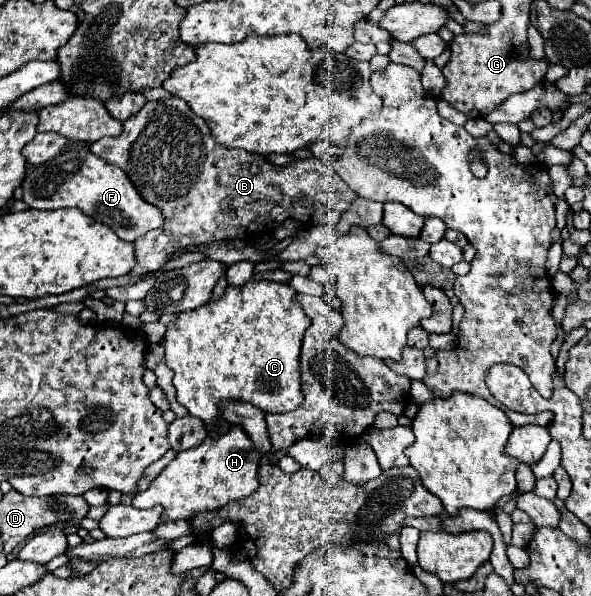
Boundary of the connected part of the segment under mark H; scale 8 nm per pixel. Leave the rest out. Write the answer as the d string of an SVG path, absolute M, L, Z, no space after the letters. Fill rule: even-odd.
M230 426L224 436L206 436L200 446L178 452L144 492L134 494L132 506L148 509L160 504L164 506L168 522L190 520L198 512L216 510L228 502L250 496L258 488L260 460L260 450L254 446L250 436L240 426Z

